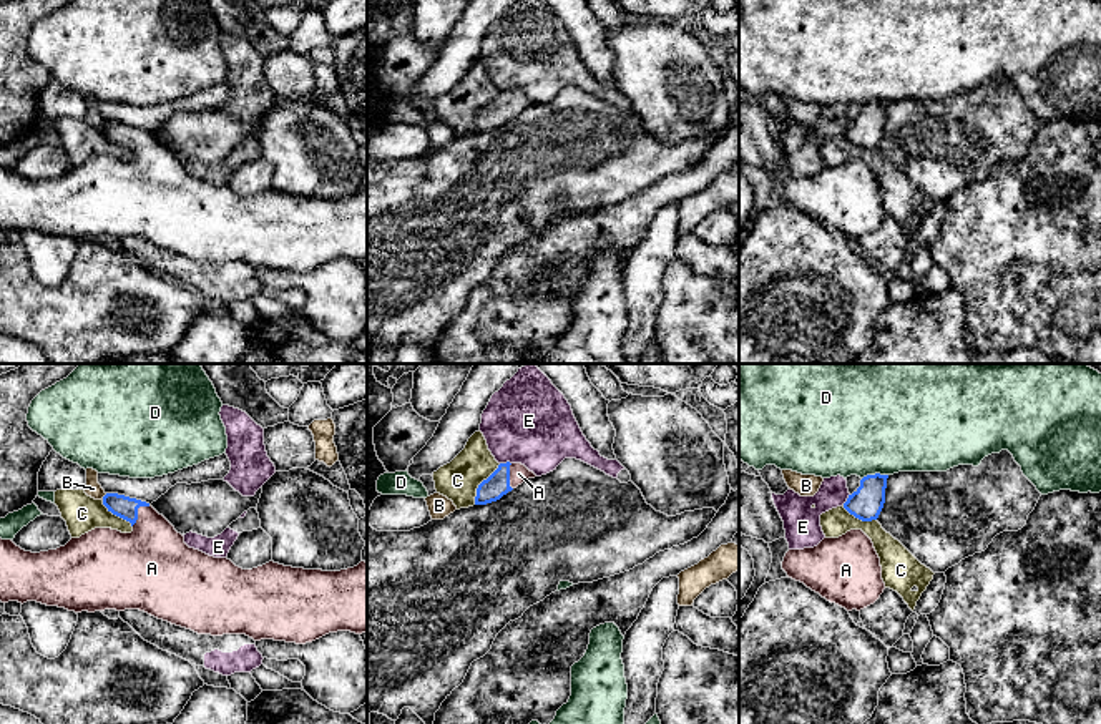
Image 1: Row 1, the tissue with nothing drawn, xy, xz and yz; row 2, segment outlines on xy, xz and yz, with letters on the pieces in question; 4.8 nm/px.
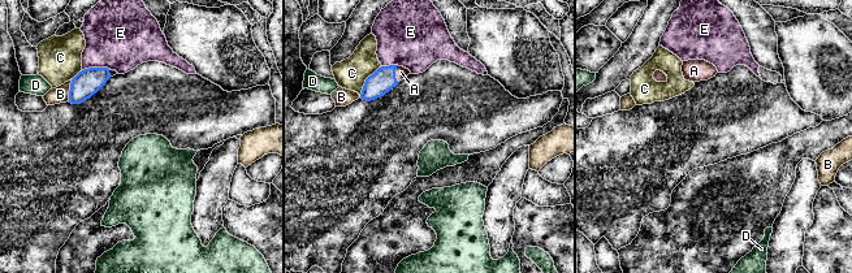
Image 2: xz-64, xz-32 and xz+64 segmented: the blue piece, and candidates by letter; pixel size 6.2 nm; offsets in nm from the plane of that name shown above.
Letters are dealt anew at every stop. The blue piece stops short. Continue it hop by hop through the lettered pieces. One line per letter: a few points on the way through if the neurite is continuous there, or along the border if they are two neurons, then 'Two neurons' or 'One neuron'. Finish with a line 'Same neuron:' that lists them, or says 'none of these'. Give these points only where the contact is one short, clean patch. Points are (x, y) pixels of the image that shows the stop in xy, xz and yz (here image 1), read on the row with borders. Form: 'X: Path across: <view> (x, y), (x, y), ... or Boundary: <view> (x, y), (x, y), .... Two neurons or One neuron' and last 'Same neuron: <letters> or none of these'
A: Path across: xy (120, 505), (137, 512), (153, 535), (153, 560). One neuron
B: Boundary: xy (107, 494), (102, 498). Two neurons
C: Boundary: xz (500, 464), (479, 485), (474, 503). Two neurons
D: Two neurons
E: Boundary: xz (510, 462), (500, 464). Two neurons
Same neuron: A

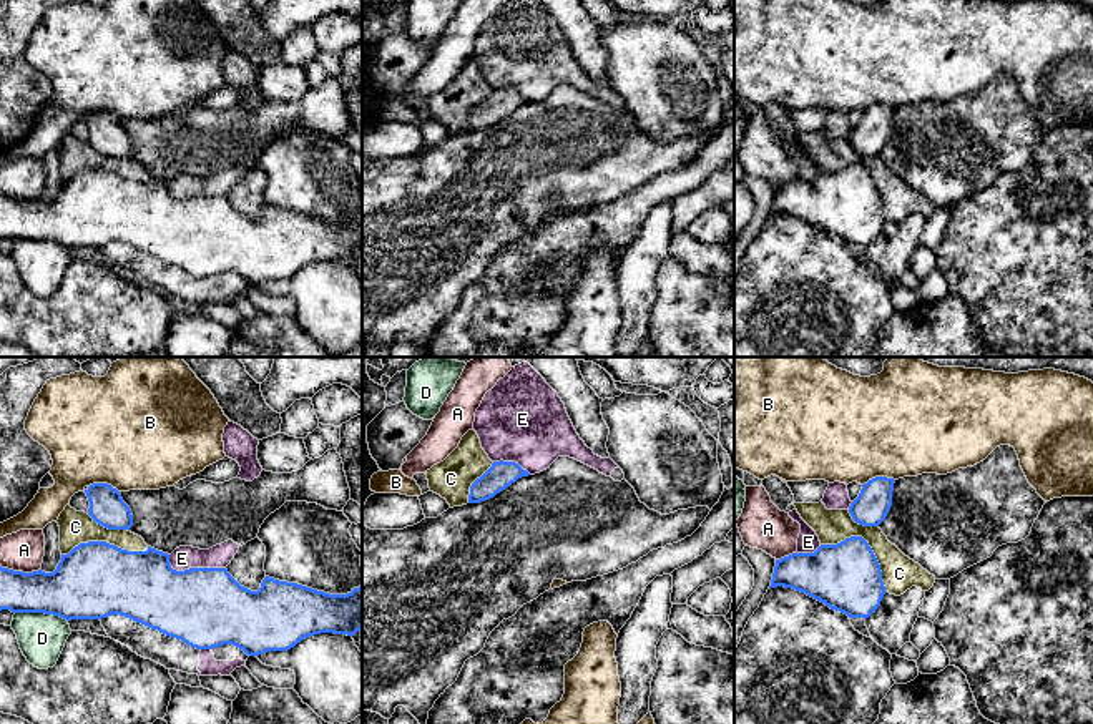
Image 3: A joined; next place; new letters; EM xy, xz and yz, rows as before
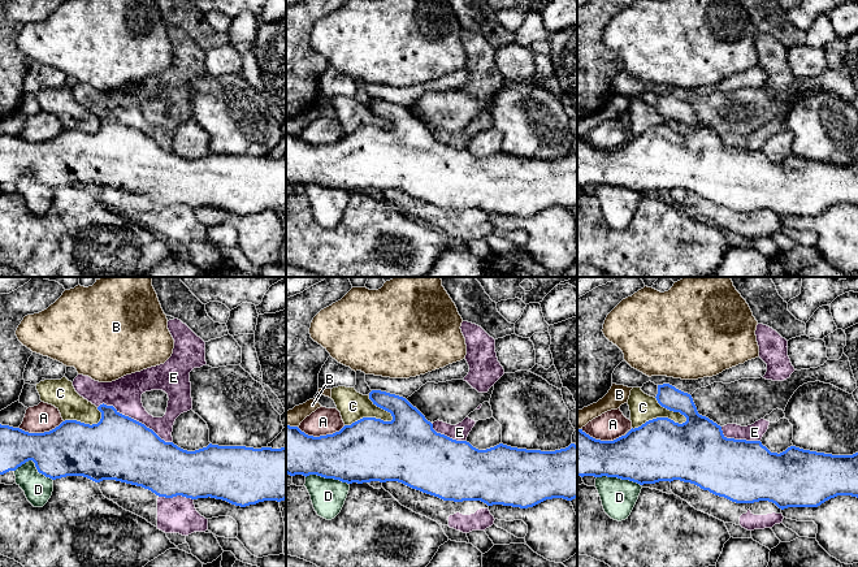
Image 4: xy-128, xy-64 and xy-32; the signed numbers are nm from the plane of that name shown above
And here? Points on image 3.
A: Two neurons
B: Two neurons
C: Two neurons
D: Two neurons
E: Two neurons
Same neuron: none of these

